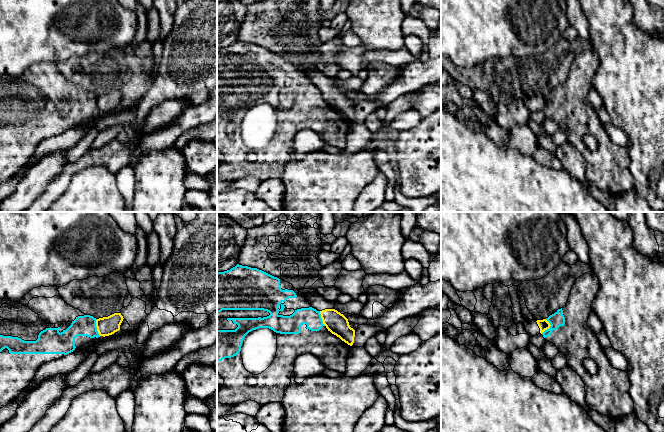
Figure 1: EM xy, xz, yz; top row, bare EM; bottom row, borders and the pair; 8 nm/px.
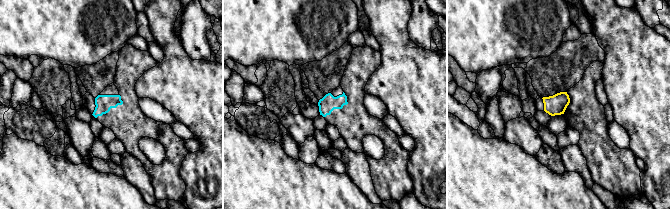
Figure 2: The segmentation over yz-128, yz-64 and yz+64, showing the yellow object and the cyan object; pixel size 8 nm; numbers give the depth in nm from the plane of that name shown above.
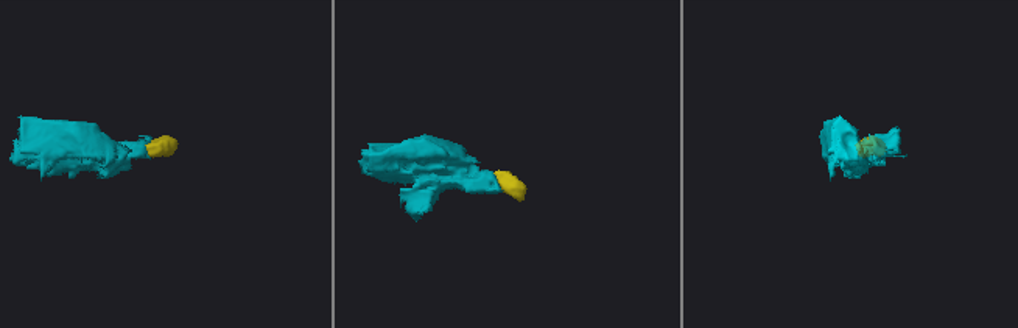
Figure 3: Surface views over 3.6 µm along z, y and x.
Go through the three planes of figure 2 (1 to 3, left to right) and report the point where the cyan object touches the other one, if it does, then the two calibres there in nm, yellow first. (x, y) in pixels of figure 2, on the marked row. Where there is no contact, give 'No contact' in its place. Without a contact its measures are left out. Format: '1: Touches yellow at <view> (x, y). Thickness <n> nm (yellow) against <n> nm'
1: No contact
2: No contact
3: No contact

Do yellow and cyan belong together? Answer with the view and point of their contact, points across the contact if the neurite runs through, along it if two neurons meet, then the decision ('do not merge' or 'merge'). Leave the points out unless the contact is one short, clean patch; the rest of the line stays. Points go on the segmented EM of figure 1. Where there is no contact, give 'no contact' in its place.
contact xy (96, 326); border xy (96, 319), (96, 330), (100, 335); do not merge

